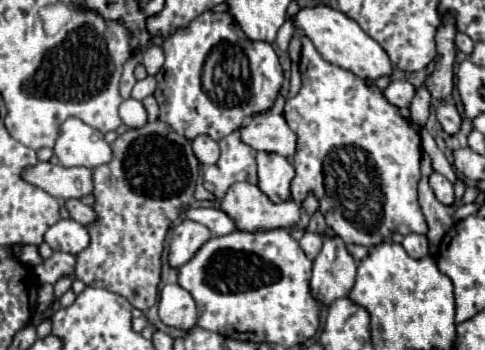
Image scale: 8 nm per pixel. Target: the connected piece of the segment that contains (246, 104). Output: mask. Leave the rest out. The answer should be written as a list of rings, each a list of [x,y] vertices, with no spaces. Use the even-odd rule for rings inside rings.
[[[202,13],[188,27],[178,29],[174,35],[170,35],[164,41],[162,49],[166,55],[166,63],[162,71],[156,75],[157,87],[154,92],[156,101],[160,103],[160,119],[168,123],[174,131],[178,131],[178,135],[190,141],[206,133],[214,141],[224,139],[226,135],[236,131],[240,127],[240,121],[244,121],[246,117],[270,111],[282,87],[282,67],[278,63],[274,47],[264,41],[250,41],[230,13]],[[212,47],[222,47],[220,53],[224,53],[224,59],[220,65],[230,75],[226,89],[222,89],[222,103],[213,102],[202,91],[200,81],[204,59]]]

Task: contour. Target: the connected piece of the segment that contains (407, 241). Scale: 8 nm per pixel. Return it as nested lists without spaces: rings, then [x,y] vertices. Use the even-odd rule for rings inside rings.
[[[406,235],[404,241],[402,241],[402,247],[406,249],[406,253],[412,257],[412,259],[424,259],[428,257],[428,239],[426,235]]]

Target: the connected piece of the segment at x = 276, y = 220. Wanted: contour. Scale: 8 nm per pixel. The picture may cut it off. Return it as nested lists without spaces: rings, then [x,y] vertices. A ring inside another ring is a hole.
[[[234,183],[226,195],[220,199],[218,209],[224,211],[234,223],[236,223],[236,231],[248,231],[248,233],[256,233],[256,231],[268,231],[268,229],[290,229],[300,221],[300,205],[296,201],[286,201],[286,203],[274,203],[268,201],[268,197],[260,191],[258,185],[252,183]]]

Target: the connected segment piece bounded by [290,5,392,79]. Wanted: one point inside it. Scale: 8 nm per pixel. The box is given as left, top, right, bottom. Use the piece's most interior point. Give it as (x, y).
(339, 40)

